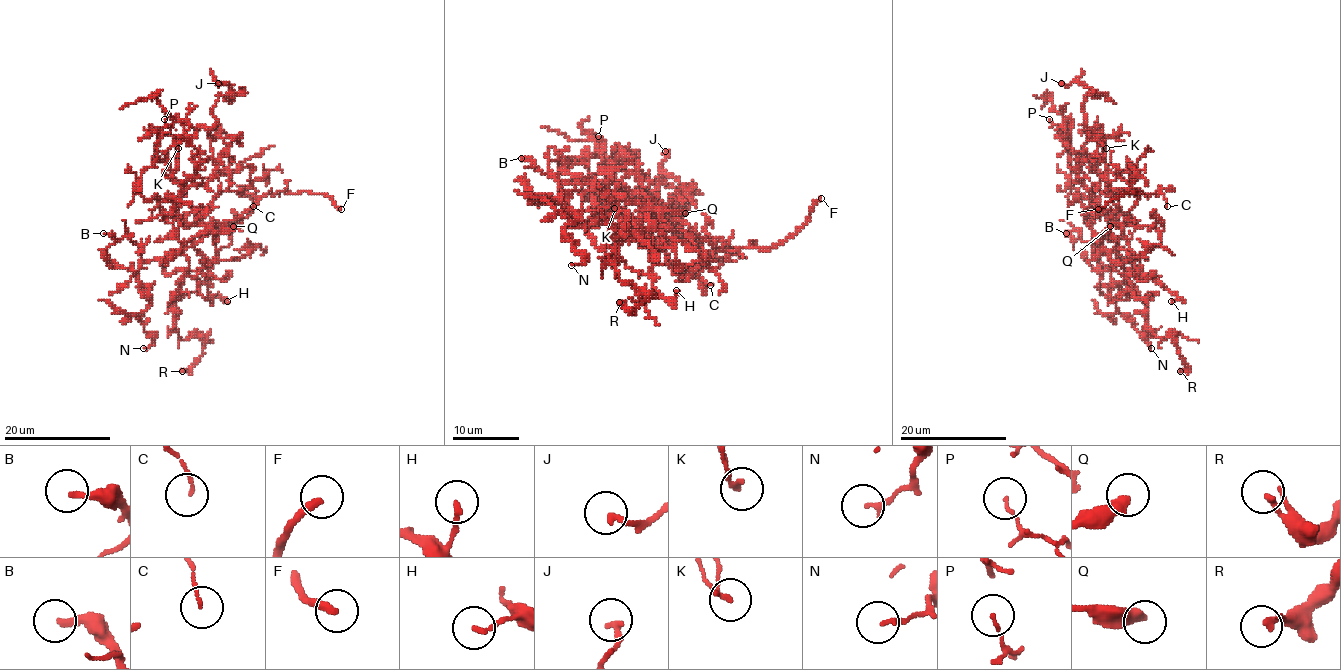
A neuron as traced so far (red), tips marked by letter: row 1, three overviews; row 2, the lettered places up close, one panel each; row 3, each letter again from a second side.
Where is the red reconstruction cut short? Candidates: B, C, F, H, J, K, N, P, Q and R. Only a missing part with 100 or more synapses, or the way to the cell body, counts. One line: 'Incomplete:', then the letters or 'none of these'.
Incomplete: F

